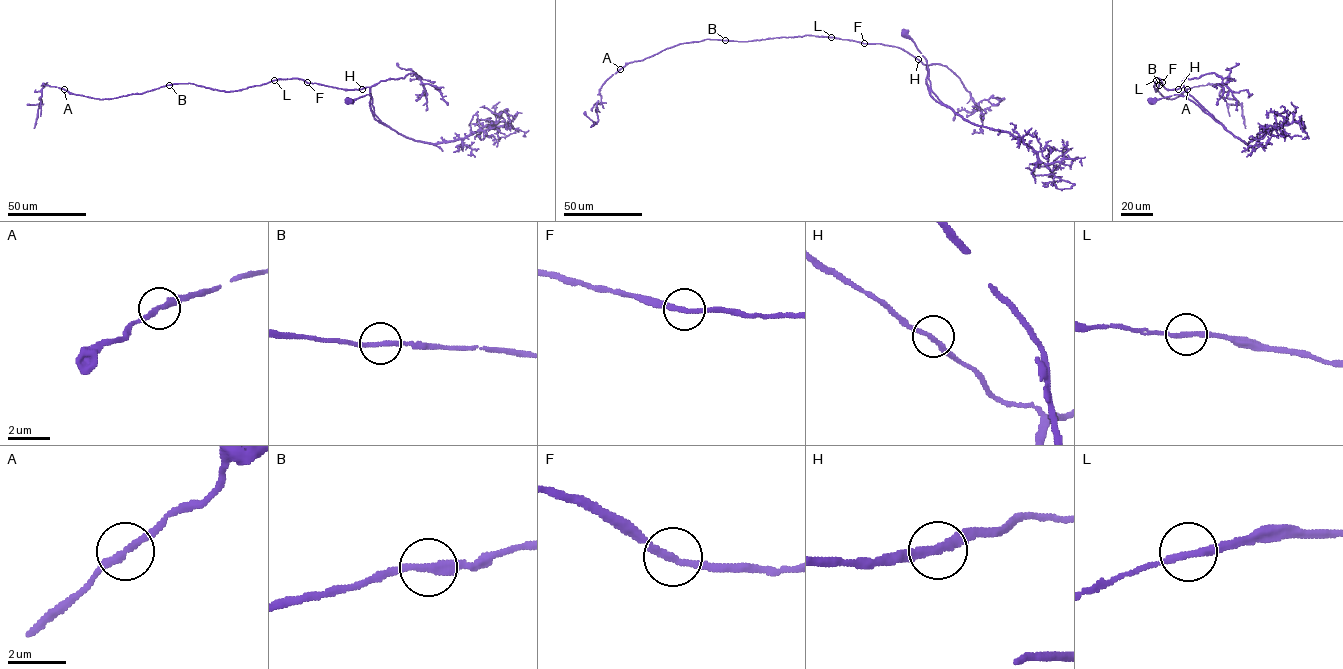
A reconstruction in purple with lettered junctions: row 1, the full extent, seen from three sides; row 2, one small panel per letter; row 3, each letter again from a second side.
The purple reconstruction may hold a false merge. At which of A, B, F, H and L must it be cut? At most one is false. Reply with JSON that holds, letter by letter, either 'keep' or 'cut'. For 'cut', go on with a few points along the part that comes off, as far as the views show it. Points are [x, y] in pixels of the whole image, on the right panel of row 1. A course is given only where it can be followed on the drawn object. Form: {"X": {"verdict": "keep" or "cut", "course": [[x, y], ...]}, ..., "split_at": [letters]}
{"A": {"verdict": "keep"}, "B": {"verdict": "keep"}, "F": {"verdict": "keep"}, "H": {"verdict": "keep"}, "L": {"verdict": "keep"}, "split_at": []}

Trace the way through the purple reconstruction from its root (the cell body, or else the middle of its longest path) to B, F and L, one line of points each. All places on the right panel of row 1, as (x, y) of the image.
B: (1151, 101), (1182, 95), (1211, 114), (1184, 87), (1167, 89), (1159, 78), (1153, 86), (1155, 92), (1159, 85)
F: (1151, 101), (1182, 95), (1211, 114), (1184, 87), (1167, 89), (1162, 82)
L: (1151, 101), (1182, 95), (1211, 114), (1184, 87), (1167, 89), (1159, 78), (1156, 80)

